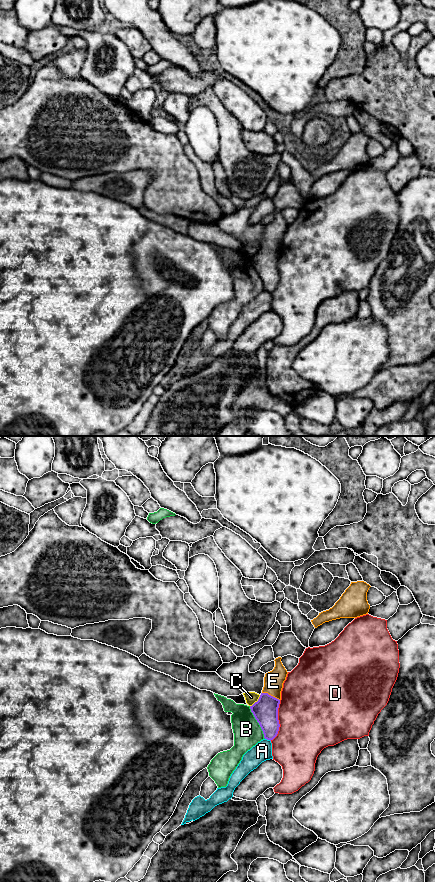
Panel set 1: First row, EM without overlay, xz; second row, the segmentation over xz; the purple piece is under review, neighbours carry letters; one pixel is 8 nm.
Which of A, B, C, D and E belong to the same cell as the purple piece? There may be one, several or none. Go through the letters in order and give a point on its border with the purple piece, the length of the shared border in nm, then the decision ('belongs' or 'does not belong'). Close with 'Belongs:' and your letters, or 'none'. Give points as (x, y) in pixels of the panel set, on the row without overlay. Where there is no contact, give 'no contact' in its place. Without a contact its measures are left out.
A: contact xz (268, 291); length 50 nm; does not belong
B: contact xz (257, 273); length 300 nm; does not belong
C: contact xz (257, 253); length 130 nm; does not belong
D: contact xz (278, 273); length 340 nm; does not belong
E: contact xz (270, 247); length 160 nm; belongs
Belongs: E

